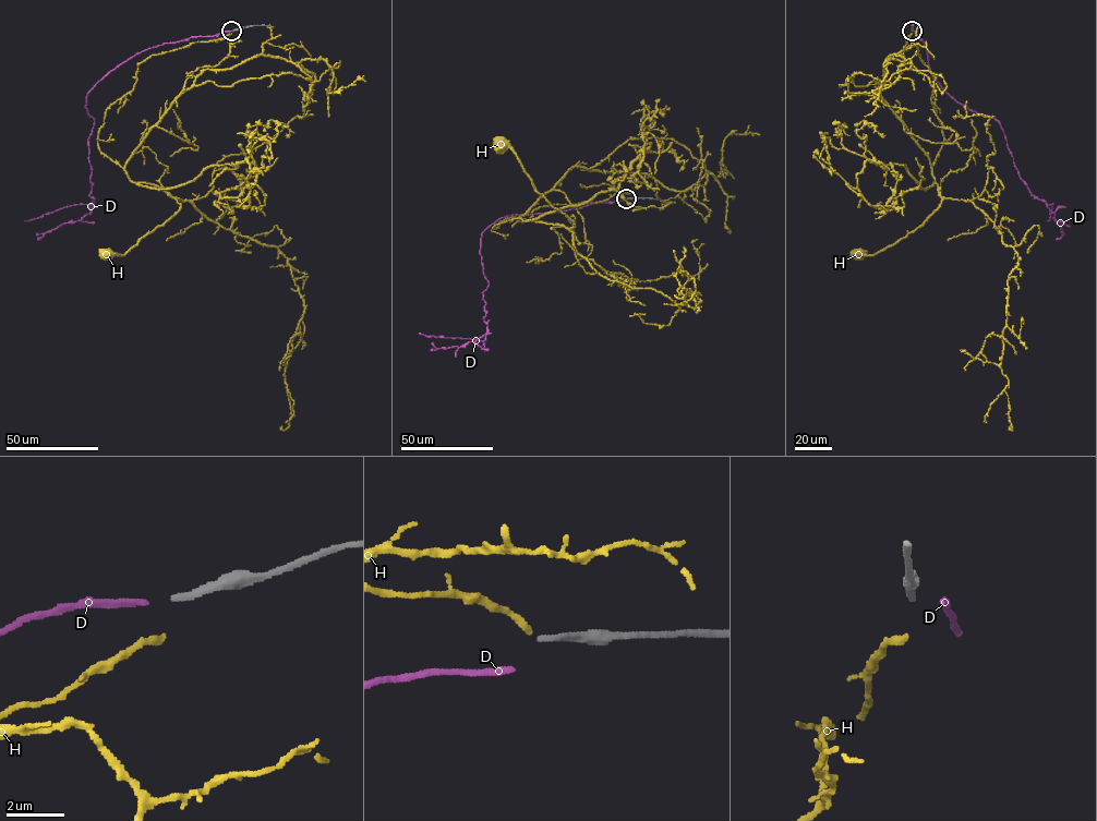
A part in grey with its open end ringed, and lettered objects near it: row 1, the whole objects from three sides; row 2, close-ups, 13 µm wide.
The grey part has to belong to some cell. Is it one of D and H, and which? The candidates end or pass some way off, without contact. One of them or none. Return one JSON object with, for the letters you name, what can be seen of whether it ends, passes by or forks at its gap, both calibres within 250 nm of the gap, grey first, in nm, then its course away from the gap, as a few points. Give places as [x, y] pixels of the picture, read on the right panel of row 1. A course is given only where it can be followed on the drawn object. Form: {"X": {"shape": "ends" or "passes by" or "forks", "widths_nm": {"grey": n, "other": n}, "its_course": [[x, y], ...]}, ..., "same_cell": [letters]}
{"same_cell": []}

